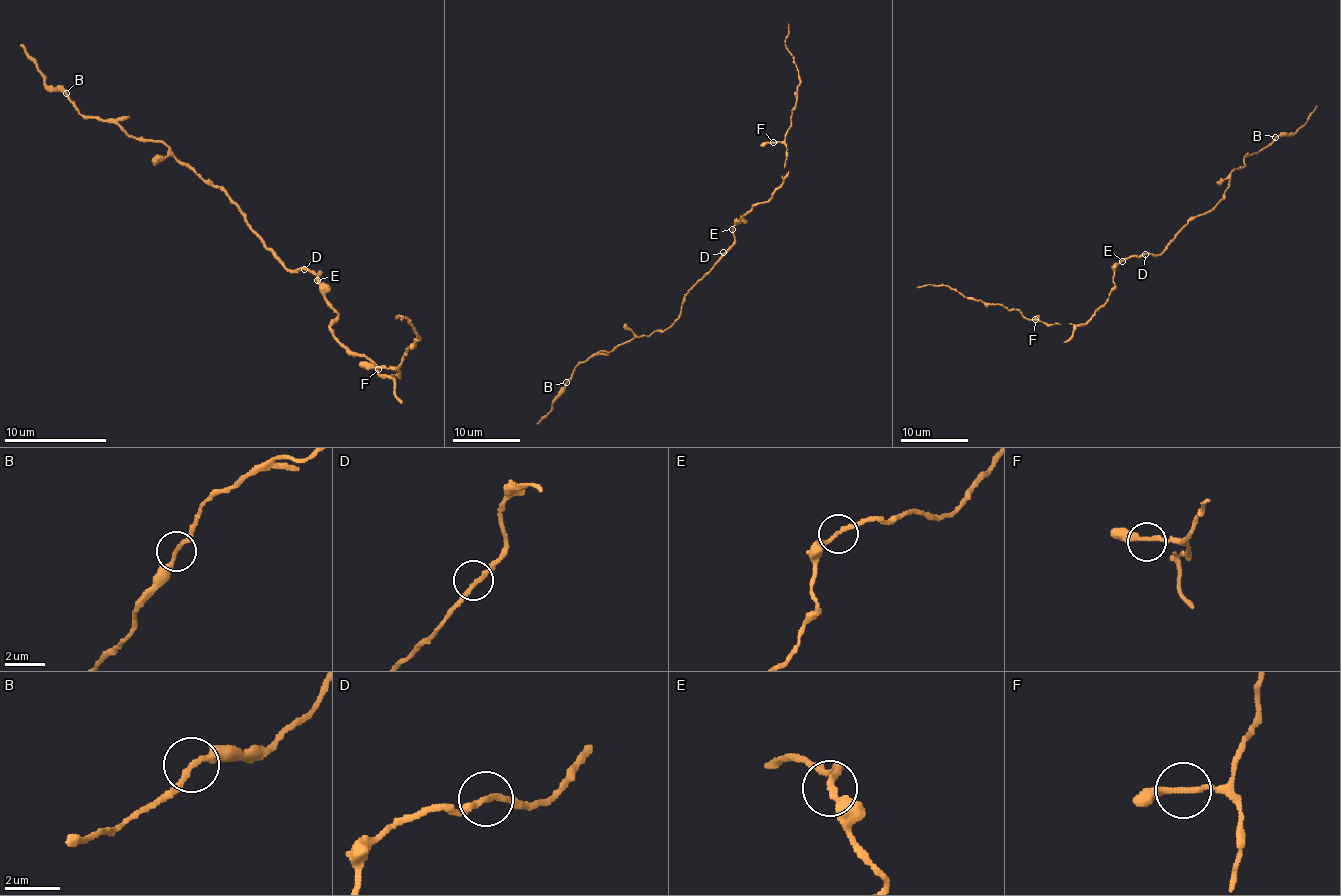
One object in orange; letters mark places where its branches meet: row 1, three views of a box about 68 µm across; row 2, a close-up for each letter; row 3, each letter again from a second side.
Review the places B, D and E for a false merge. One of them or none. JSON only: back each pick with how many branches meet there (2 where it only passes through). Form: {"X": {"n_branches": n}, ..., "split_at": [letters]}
{"split_at": []}

